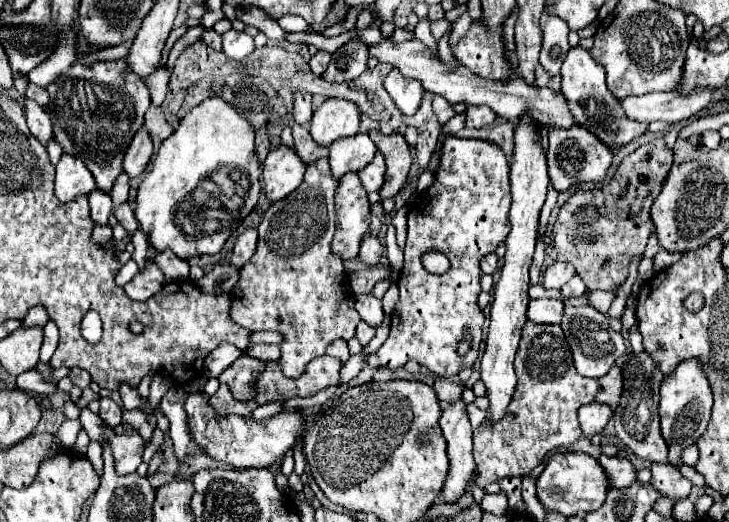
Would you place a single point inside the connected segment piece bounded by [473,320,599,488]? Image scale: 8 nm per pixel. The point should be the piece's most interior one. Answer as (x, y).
(513, 447)

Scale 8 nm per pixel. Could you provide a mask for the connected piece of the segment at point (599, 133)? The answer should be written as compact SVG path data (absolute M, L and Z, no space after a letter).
M573 46L567 52L567 58L565 58L563 66L561 66L561 76L563 76L561 92L565 94L577 124L585 126L591 134L595 134L609 148L625 146L625 144L633 142L635 138L639 138L639 136L643 136L647 132L647 124L633 122L623 114L621 106L619 106L619 100L615 96L611 96L611 92L609 92L609 88L605 84L603 66L595 64L589 50L585 50L581 46Z

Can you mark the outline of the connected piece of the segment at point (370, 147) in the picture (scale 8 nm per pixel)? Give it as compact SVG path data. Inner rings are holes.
M355 134L343 140L335 140L329 148L329 164L333 176L339 180L347 172L363 170L375 158L375 142L369 134Z

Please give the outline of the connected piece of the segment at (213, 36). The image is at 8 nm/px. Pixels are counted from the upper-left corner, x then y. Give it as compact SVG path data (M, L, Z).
M207 28L207 30L203 32L201 40L203 40L209 48L213 48L213 50L221 50L221 36L219 36L213 28Z

